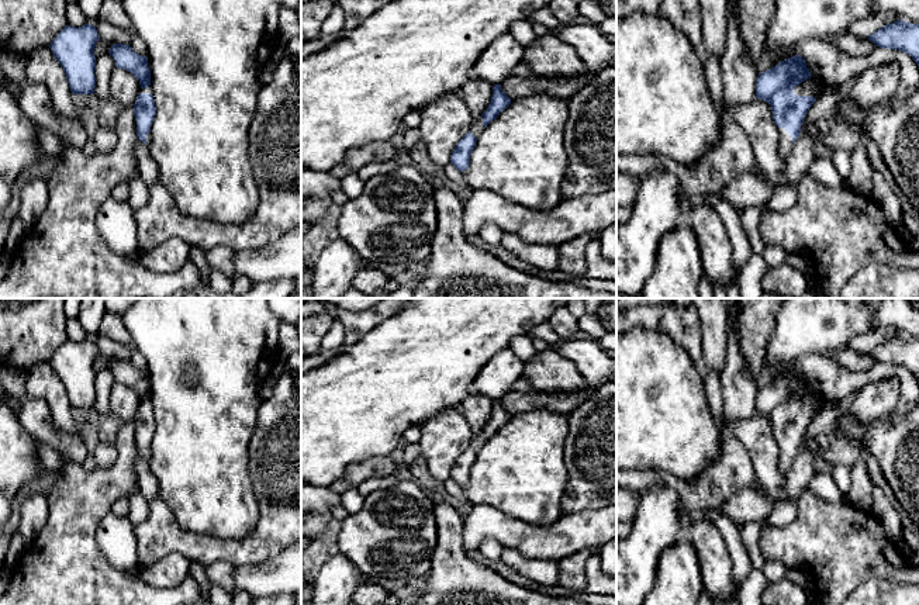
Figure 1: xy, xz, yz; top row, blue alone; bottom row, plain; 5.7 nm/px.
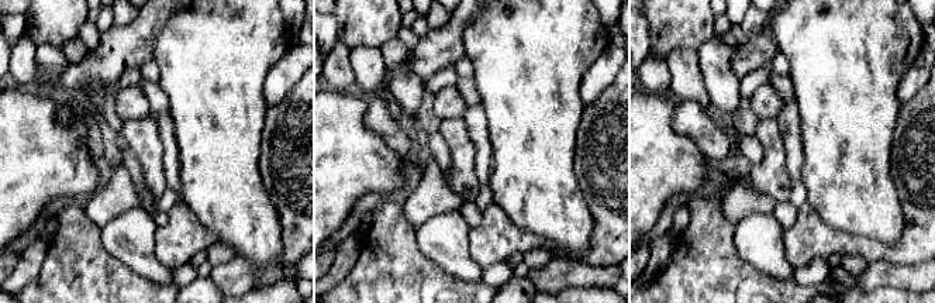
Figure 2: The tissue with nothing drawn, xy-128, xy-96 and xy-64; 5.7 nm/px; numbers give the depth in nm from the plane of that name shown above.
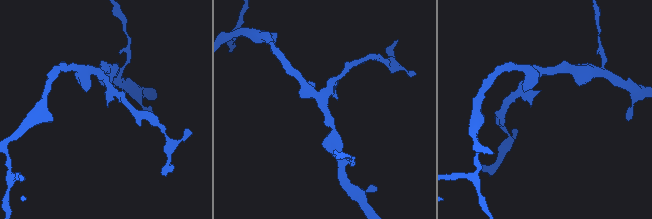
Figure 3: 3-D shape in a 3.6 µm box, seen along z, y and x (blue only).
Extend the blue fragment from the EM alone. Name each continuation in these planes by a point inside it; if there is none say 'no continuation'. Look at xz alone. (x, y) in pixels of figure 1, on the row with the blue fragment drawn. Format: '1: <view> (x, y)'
1: xz (476, 125)

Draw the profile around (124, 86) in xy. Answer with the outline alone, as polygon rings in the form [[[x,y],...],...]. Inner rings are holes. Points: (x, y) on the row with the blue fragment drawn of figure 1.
[[[120,68],[113,70],[110,91],[121,107],[134,107],[139,89],[139,80],[131,72]]]

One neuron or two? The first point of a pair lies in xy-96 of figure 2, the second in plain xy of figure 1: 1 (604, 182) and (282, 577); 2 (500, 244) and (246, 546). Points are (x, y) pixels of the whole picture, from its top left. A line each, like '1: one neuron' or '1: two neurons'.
1: two neurons
2: one neuron

